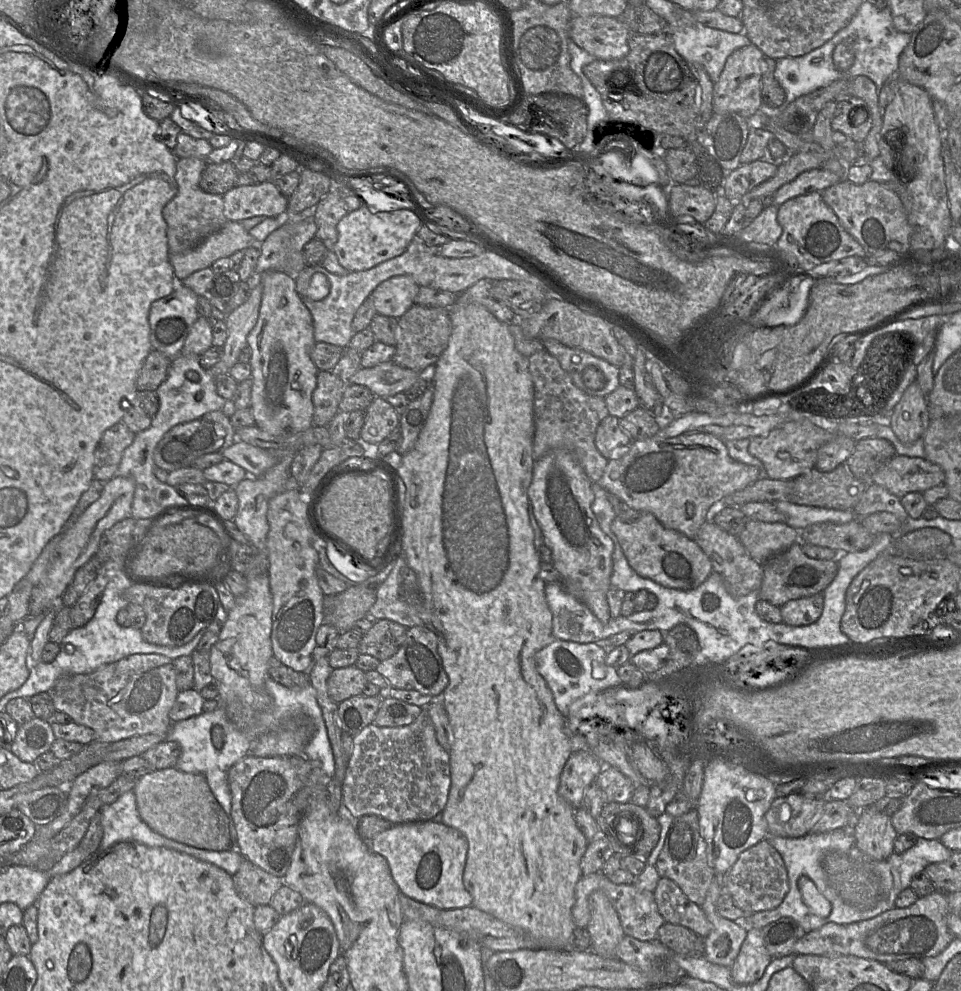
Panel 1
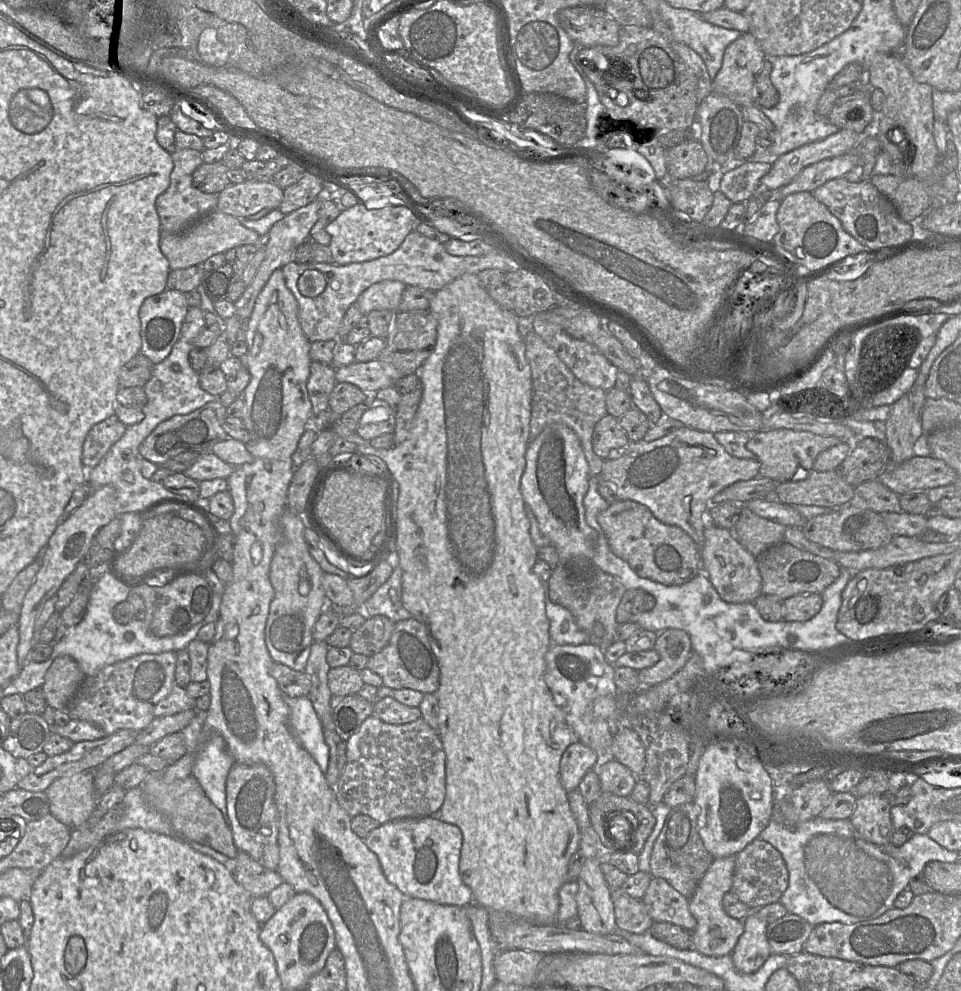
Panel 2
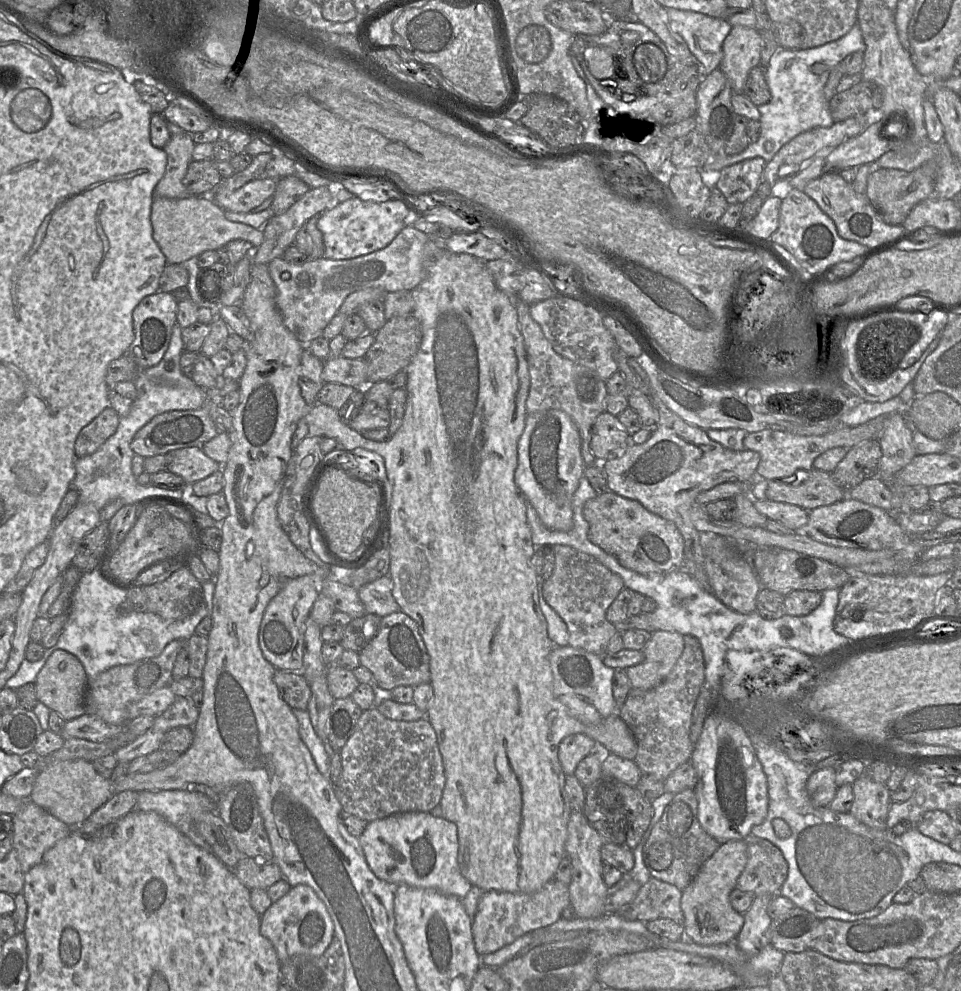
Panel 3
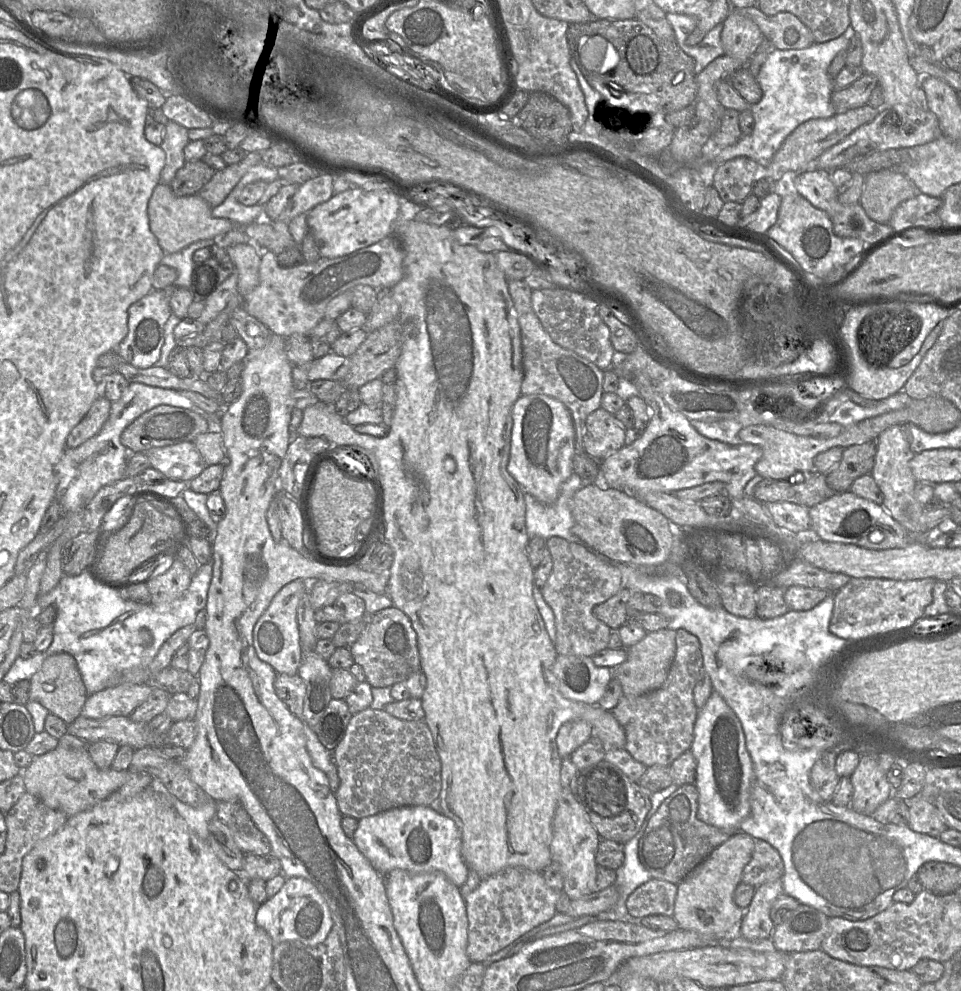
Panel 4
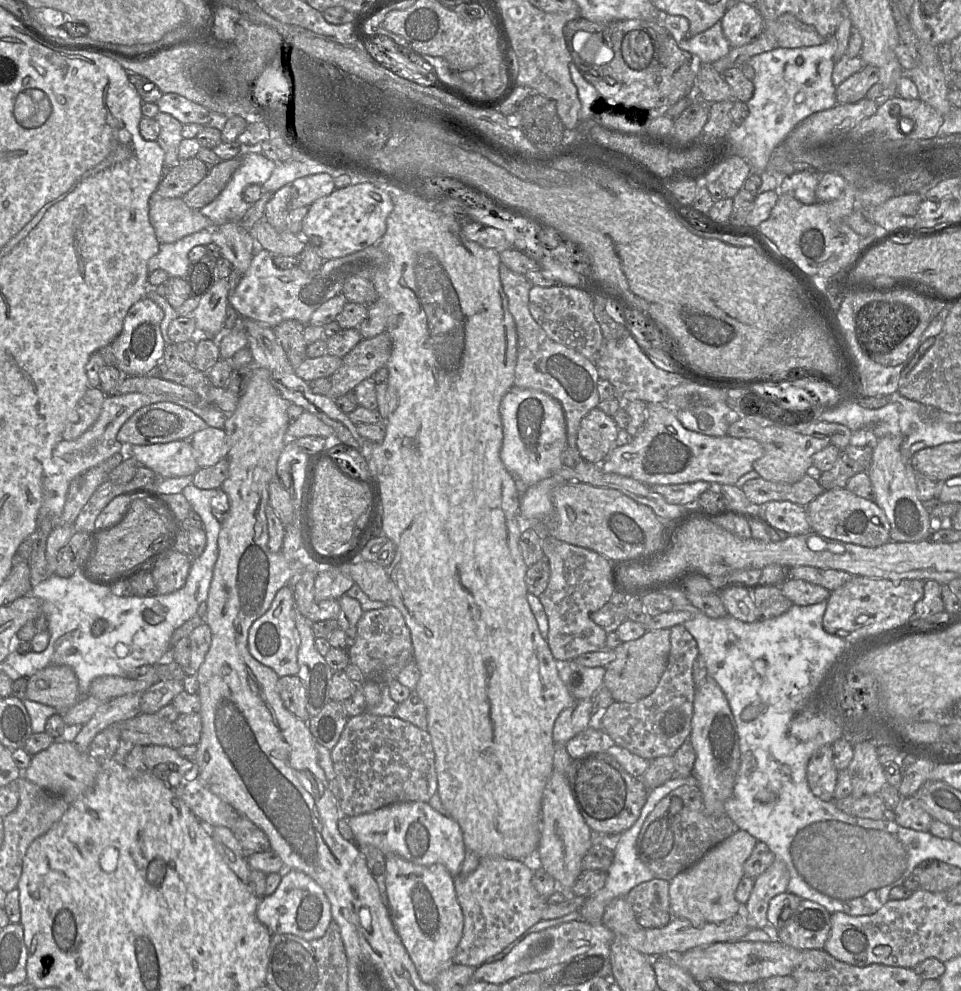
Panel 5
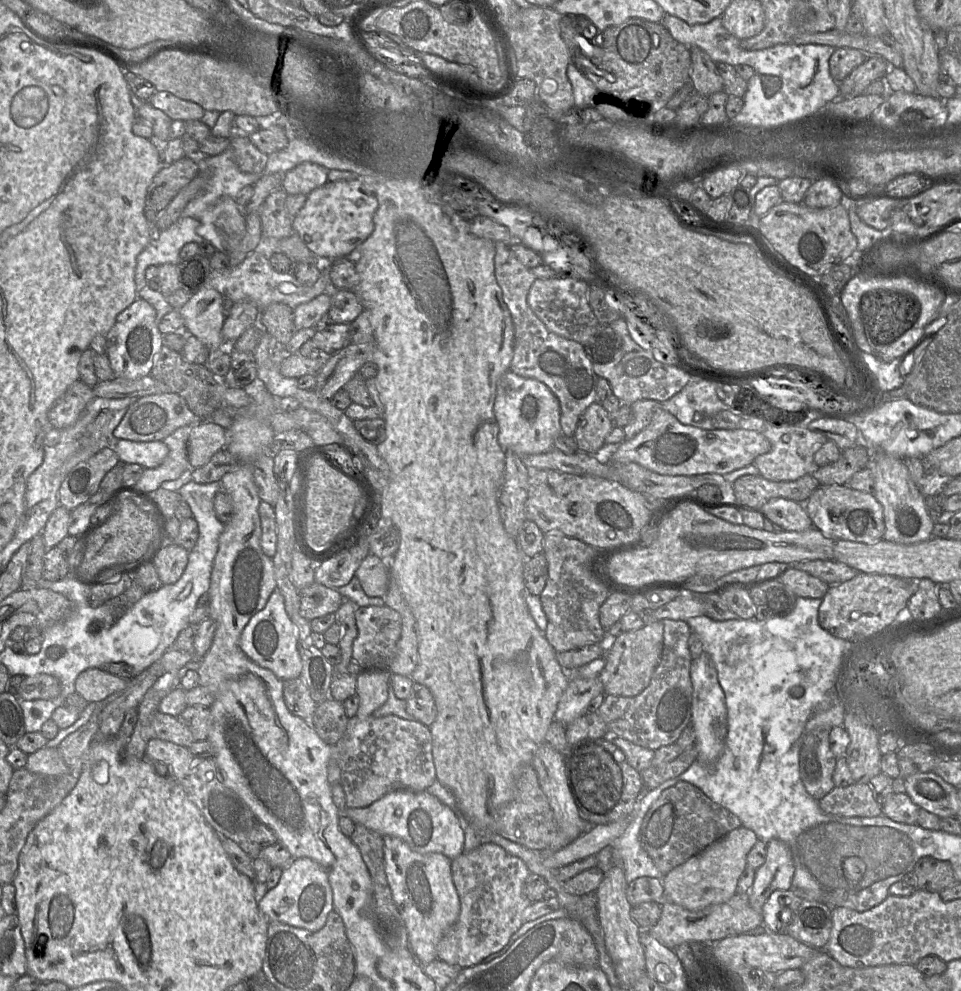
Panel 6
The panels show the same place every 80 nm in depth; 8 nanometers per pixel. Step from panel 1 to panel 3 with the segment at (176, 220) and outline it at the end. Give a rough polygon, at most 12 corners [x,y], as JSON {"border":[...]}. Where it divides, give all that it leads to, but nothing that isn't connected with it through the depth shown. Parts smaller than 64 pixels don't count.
{"border":[[187,132],[170,137],[163,148],[165,172],[153,199],[191,196],[183,179],[193,161]]}

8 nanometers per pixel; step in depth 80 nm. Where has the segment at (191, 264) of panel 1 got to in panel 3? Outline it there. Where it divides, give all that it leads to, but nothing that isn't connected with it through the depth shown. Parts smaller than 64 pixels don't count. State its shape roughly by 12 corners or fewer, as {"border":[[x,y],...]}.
{"border":[[210,196],[154,198],[153,239],[168,264],[263,231],[228,220]]}

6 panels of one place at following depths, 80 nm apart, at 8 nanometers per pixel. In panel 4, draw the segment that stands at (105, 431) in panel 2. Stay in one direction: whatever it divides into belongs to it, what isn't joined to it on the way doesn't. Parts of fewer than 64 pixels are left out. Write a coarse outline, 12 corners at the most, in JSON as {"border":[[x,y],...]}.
{"border":[[100,395],[71,430],[68,448],[97,435],[110,415],[111,402]]}

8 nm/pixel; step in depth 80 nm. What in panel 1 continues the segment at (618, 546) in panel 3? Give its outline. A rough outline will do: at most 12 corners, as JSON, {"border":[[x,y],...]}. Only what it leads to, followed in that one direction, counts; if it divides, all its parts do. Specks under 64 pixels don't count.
{"border":[[627,509],[611,529],[631,568],[693,590],[713,572],[695,540]]}

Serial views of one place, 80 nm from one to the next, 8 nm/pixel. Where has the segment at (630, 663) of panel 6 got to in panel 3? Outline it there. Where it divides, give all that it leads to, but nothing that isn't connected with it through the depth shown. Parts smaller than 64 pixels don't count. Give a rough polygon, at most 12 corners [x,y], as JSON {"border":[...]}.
{"border":[[656,630],[641,663],[626,668],[632,688],[648,690],[671,672],[683,635]]}

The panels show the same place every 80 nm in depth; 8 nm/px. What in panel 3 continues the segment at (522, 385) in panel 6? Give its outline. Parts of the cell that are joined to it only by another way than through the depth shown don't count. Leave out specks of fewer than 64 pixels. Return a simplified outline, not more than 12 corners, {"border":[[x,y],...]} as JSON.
{"border":[[559,409],[527,414],[515,483],[541,522],[569,531],[586,467]]}

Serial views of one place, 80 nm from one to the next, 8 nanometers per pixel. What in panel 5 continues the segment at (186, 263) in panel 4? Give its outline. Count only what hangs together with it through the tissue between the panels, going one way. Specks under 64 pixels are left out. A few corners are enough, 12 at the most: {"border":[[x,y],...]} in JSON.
{"border":[[211,229],[161,244],[148,261],[149,273],[162,269],[184,279],[189,251],[212,243]]}

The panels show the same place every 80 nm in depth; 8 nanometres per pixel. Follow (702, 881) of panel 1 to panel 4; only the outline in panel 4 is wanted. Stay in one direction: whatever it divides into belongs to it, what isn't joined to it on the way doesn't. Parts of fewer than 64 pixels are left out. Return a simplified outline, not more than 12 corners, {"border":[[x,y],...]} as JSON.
{"border":[[698,790],[666,798],[638,842],[653,879],[679,884],[737,830],[697,816]]}

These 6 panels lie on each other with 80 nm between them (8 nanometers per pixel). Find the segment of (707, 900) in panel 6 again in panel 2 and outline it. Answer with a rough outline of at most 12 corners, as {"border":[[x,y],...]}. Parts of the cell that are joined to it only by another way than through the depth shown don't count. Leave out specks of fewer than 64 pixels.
{"border":[[736,856],[714,858],[688,899],[694,949],[731,954],[743,921],[723,909]]}

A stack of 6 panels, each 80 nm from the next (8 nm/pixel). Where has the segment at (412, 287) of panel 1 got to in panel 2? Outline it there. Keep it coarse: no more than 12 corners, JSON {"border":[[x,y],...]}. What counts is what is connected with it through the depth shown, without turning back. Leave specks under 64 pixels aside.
{"border":[[397,280],[373,284],[355,304],[373,310],[398,312],[406,285]]}

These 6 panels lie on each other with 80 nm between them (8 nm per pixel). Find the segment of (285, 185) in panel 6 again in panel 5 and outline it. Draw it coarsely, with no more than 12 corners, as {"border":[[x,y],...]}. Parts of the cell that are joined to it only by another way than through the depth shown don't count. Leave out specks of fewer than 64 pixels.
{"border":[[327,173],[291,183],[290,210],[309,207],[335,189]]}

